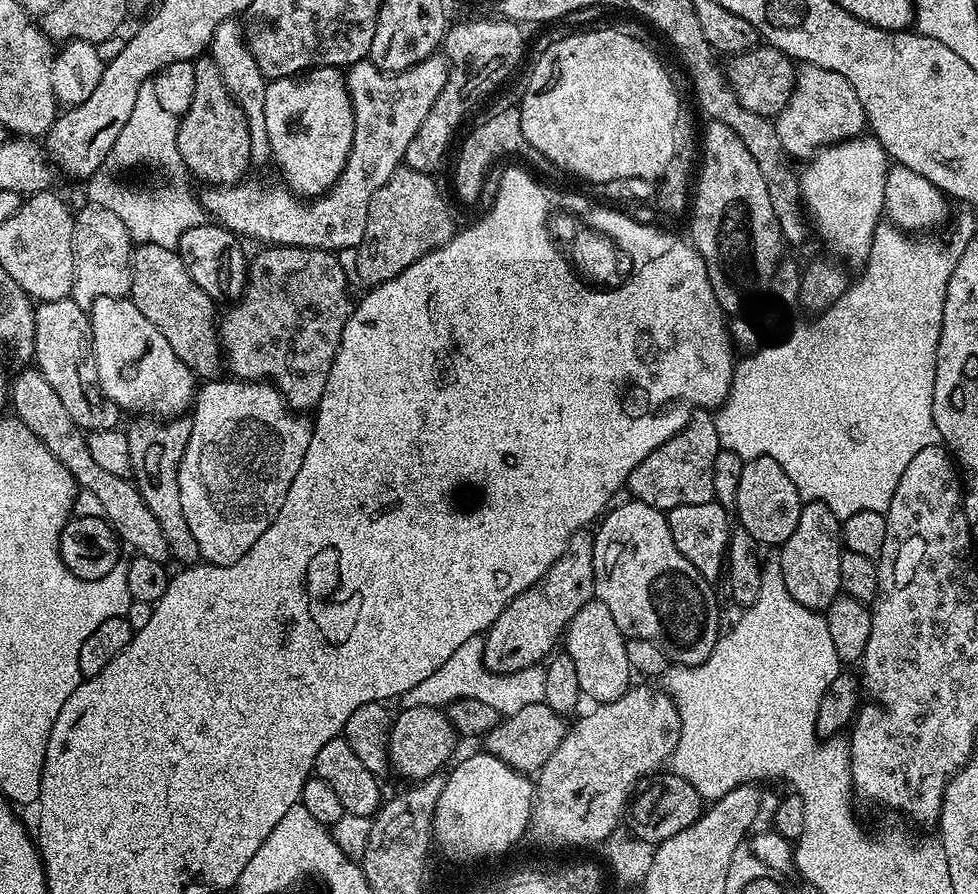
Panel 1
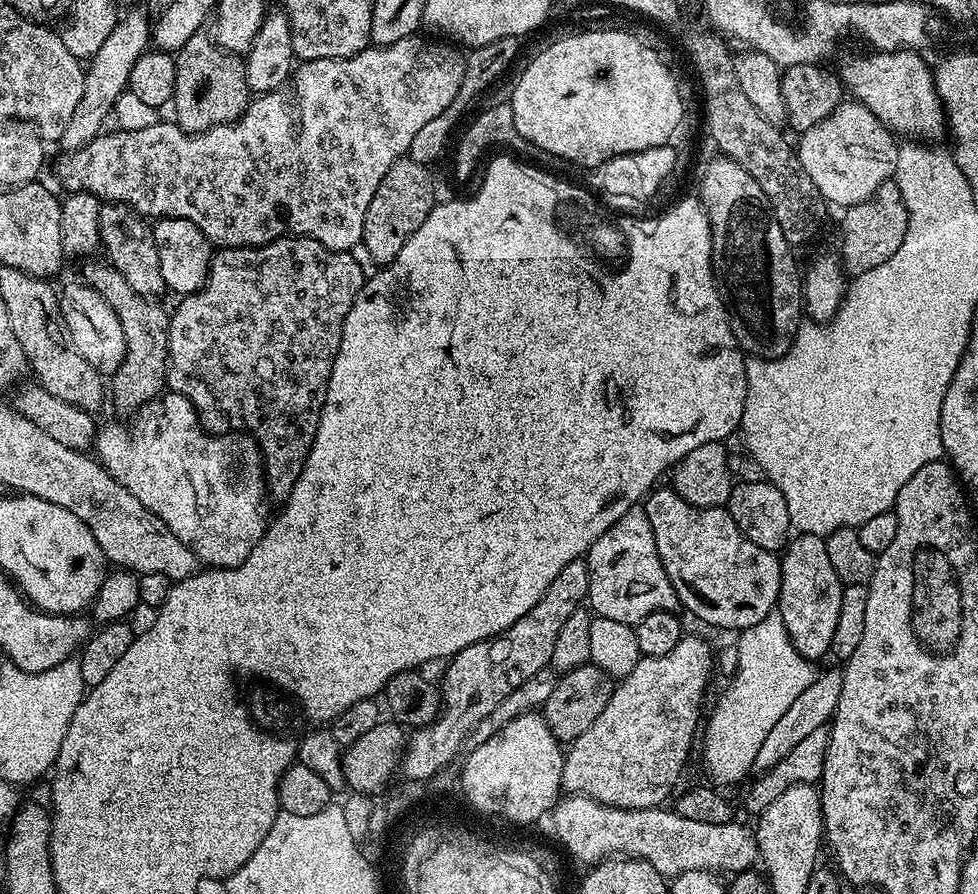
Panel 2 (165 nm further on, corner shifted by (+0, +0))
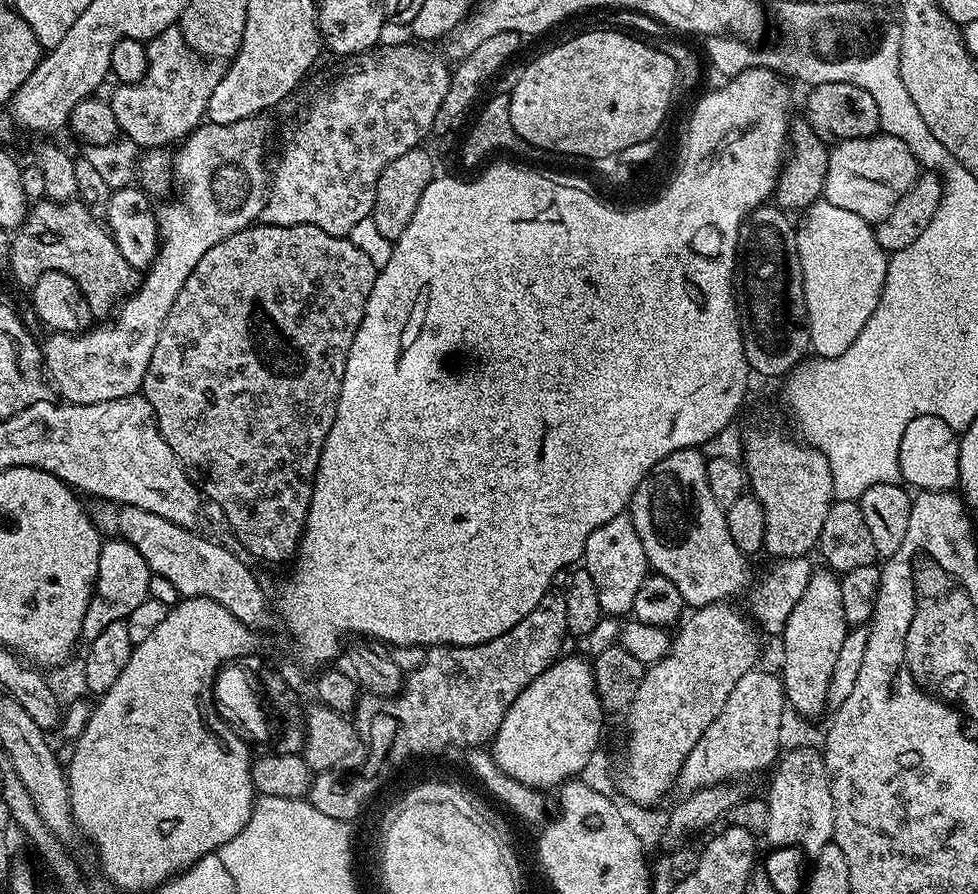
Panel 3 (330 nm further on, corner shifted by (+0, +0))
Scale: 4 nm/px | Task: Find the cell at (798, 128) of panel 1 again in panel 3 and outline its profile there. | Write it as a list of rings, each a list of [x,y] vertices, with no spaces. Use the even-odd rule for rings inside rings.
[[[877,134],[841,140],[828,153],[823,199],[871,222],[885,220],[894,206],[916,185],[922,169],[898,138]]]

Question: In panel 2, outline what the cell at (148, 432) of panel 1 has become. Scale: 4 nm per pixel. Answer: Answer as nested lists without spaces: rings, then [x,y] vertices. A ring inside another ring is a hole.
[[[92,258],[84,268],[83,283],[92,288],[118,314],[118,322],[122,322],[122,334],[126,338],[124,357],[116,372],[110,376],[110,404],[120,412],[135,414],[152,400],[157,399],[165,391],[168,378],[168,321],[169,309],[164,309],[159,299],[138,294],[138,290],[130,287],[130,282],[118,274],[114,265],[107,259]]]

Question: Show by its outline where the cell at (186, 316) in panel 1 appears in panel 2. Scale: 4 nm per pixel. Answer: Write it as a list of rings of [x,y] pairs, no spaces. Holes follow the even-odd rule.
[[[104,202],[100,205],[100,242],[108,263],[114,265],[118,274],[130,282],[138,294],[159,297],[165,291],[162,270],[158,266],[158,250],[154,242],[152,224],[145,217],[125,204]]]

